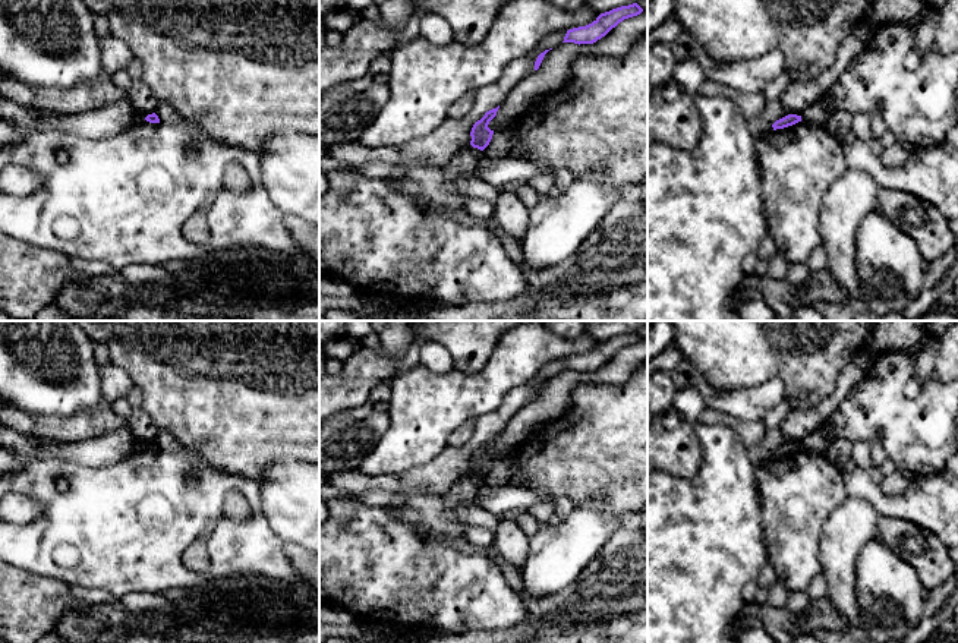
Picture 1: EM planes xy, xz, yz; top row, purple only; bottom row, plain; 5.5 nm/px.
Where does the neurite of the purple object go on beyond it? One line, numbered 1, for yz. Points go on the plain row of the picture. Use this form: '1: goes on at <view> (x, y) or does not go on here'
1: does not go on here

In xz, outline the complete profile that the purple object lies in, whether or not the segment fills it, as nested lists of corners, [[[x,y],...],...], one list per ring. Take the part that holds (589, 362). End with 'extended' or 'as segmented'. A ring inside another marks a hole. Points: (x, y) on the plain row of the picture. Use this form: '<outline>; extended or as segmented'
[[[637,332],[621,334],[609,340],[601,341],[592,352],[568,357],[562,371],[593,372],[605,365],[624,347],[637,344],[643,337]]]; as segmented

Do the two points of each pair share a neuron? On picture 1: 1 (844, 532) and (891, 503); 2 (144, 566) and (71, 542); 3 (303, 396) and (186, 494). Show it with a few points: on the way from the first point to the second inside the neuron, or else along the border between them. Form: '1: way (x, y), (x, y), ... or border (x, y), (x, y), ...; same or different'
1: border (848, 495), (866, 500), (881, 516); different
2: way (126, 551), (117, 542), (88, 542); same
3: border (194, 450), (218, 467), (249, 479); different

